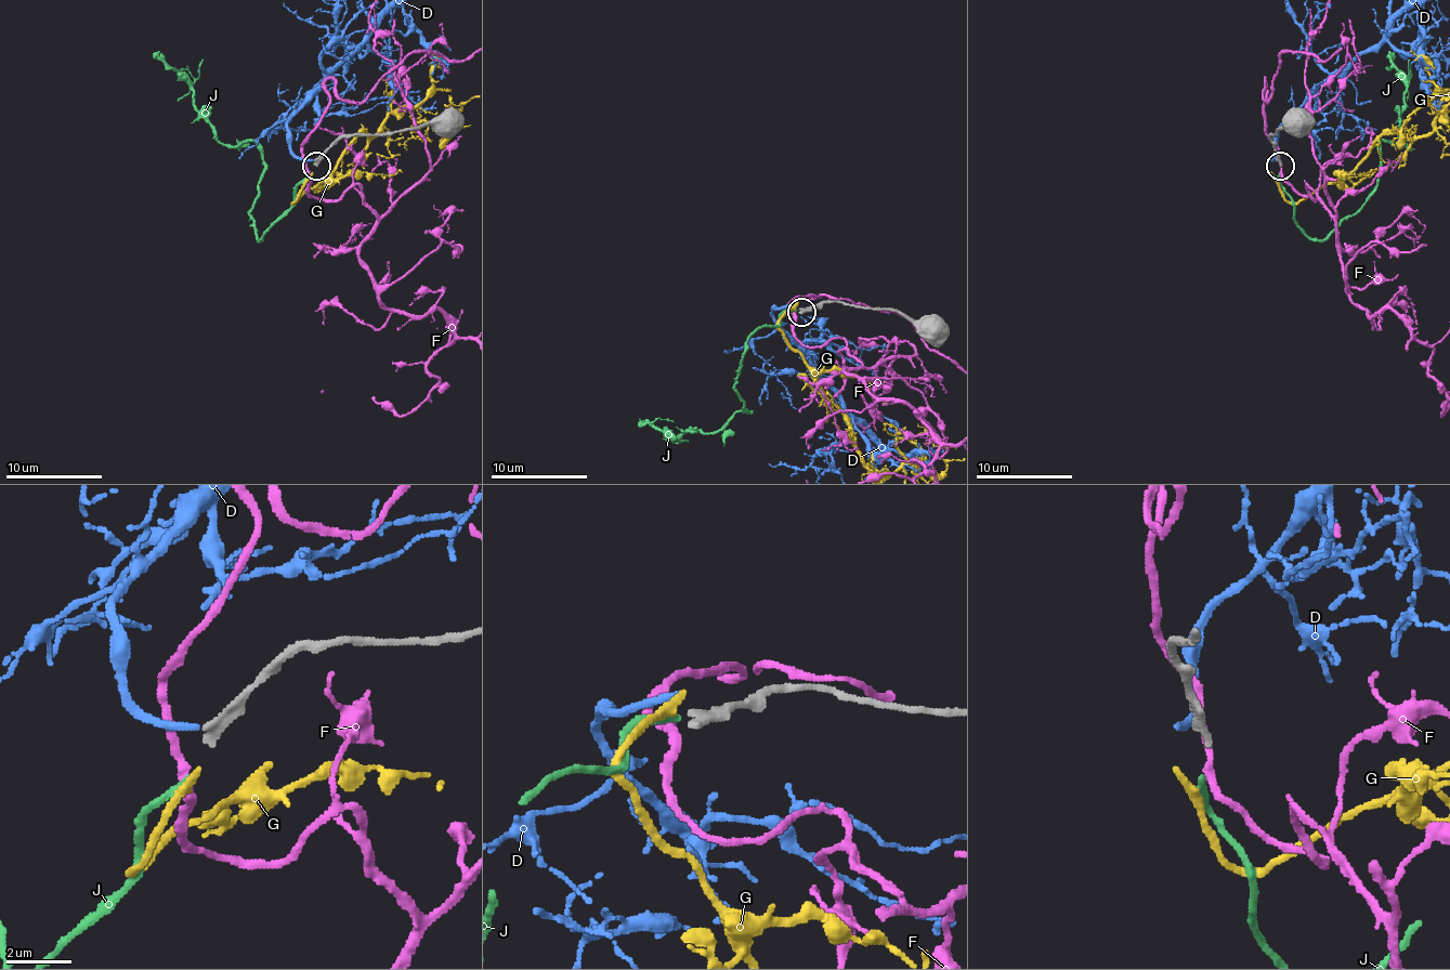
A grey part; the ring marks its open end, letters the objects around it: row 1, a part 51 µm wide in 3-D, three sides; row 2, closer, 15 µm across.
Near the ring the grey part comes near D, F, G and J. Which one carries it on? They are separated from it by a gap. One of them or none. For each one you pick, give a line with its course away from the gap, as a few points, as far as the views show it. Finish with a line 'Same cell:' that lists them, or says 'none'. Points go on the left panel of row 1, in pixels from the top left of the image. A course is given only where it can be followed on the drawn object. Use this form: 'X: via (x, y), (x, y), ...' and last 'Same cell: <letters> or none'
J: via (312, 174), (259, 240), (249, 213), (263, 153), (251, 141), (222, 143), (194, 90), (167, 68), (188, 70)
Same cell: J

